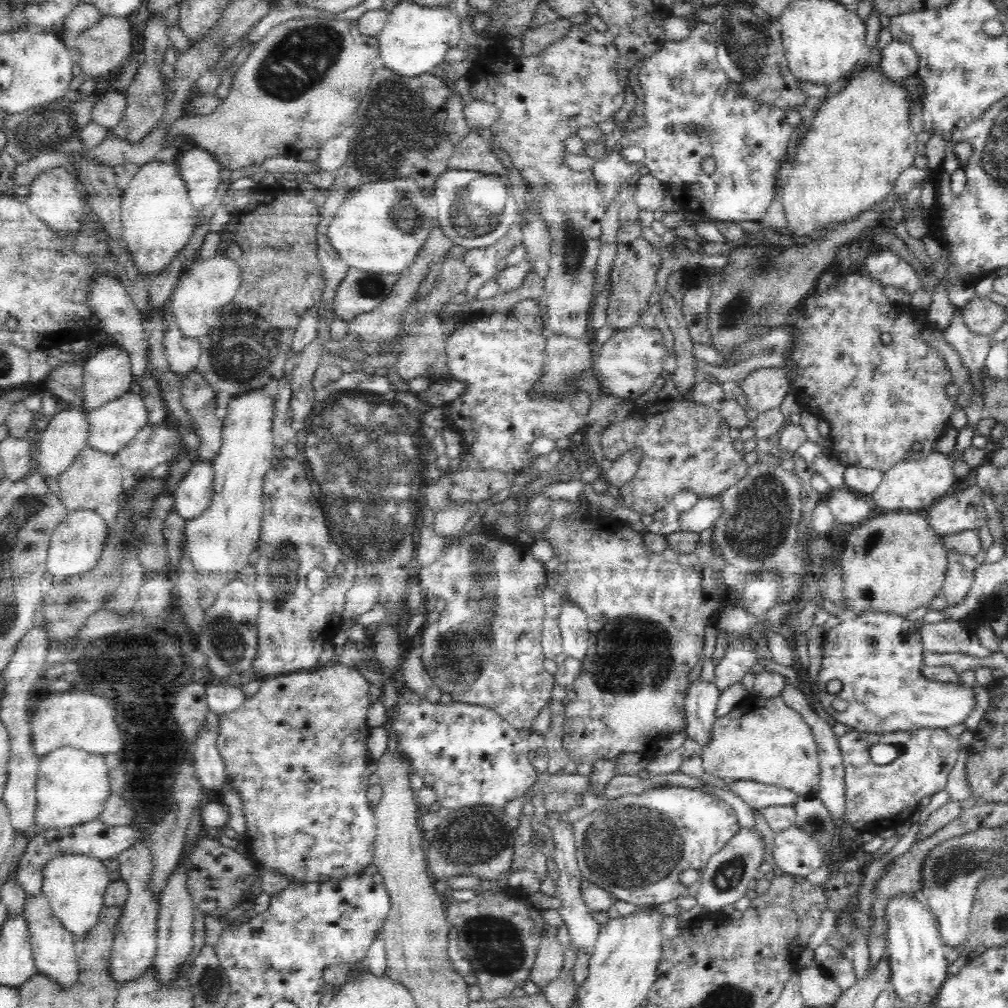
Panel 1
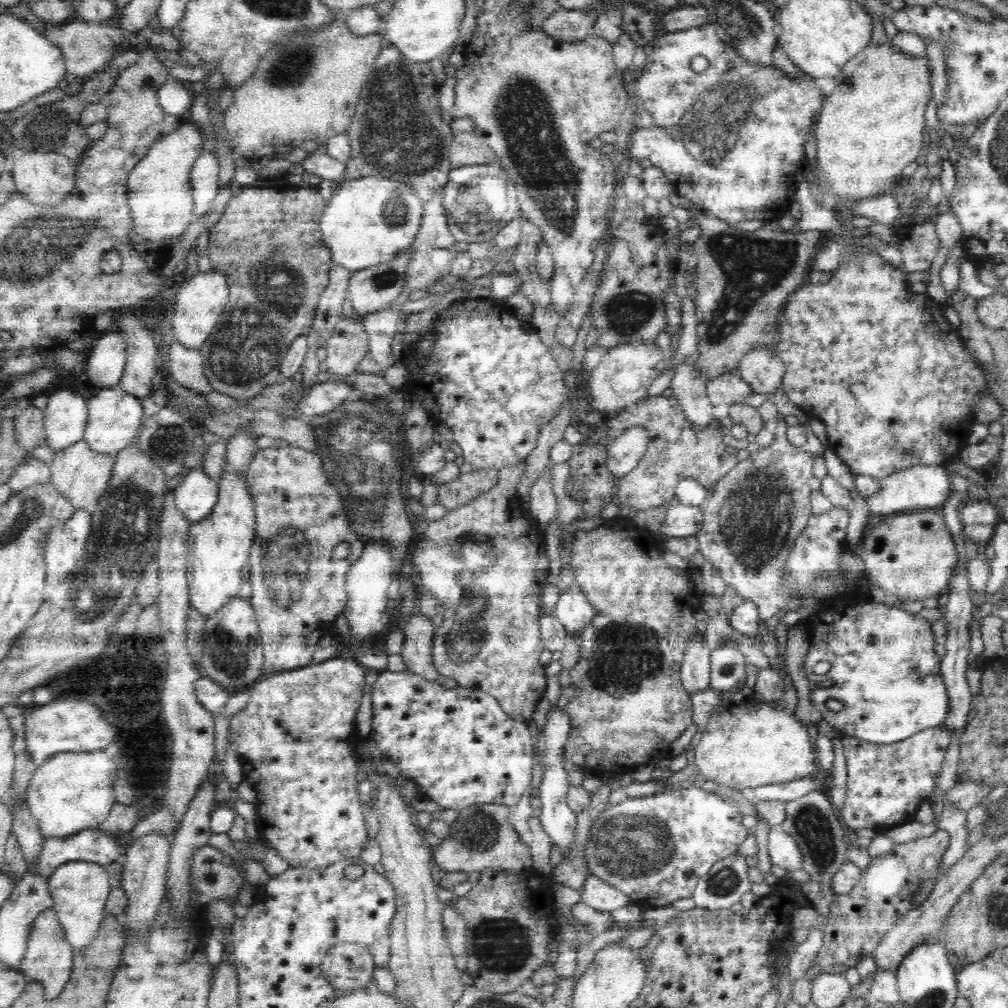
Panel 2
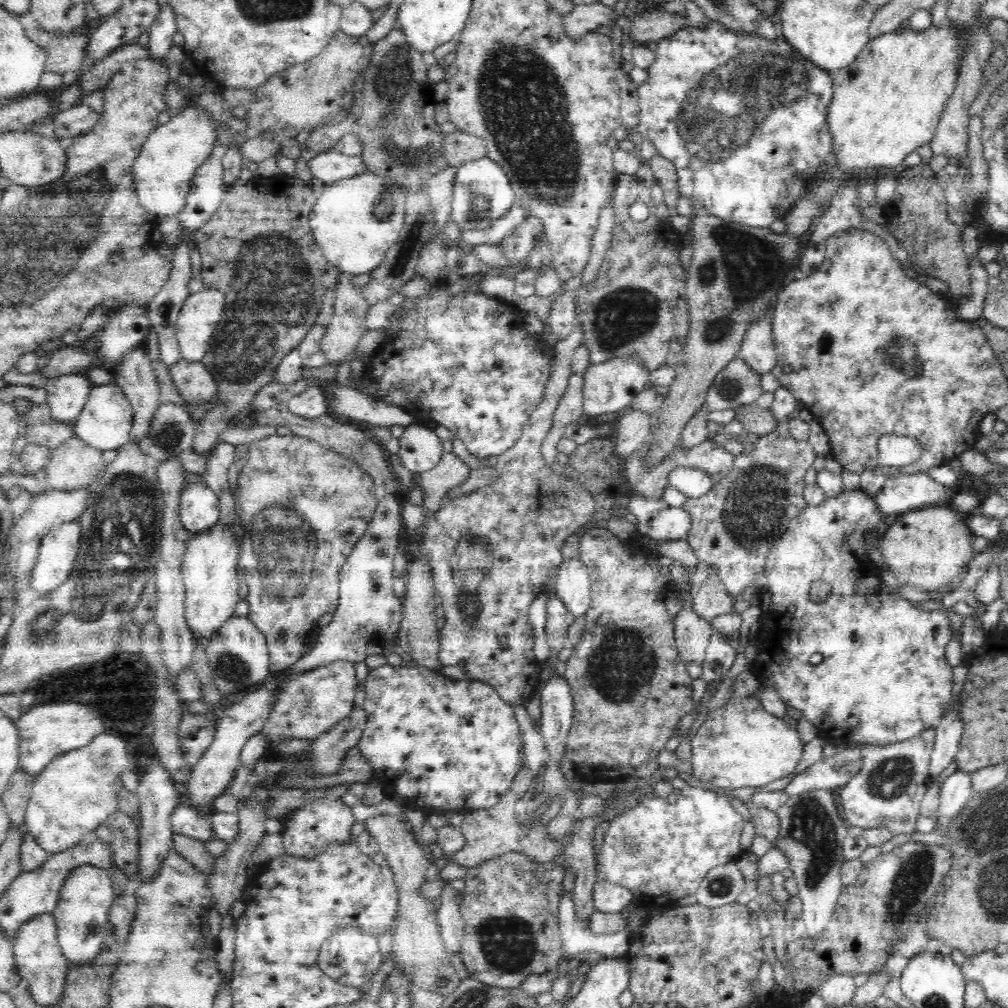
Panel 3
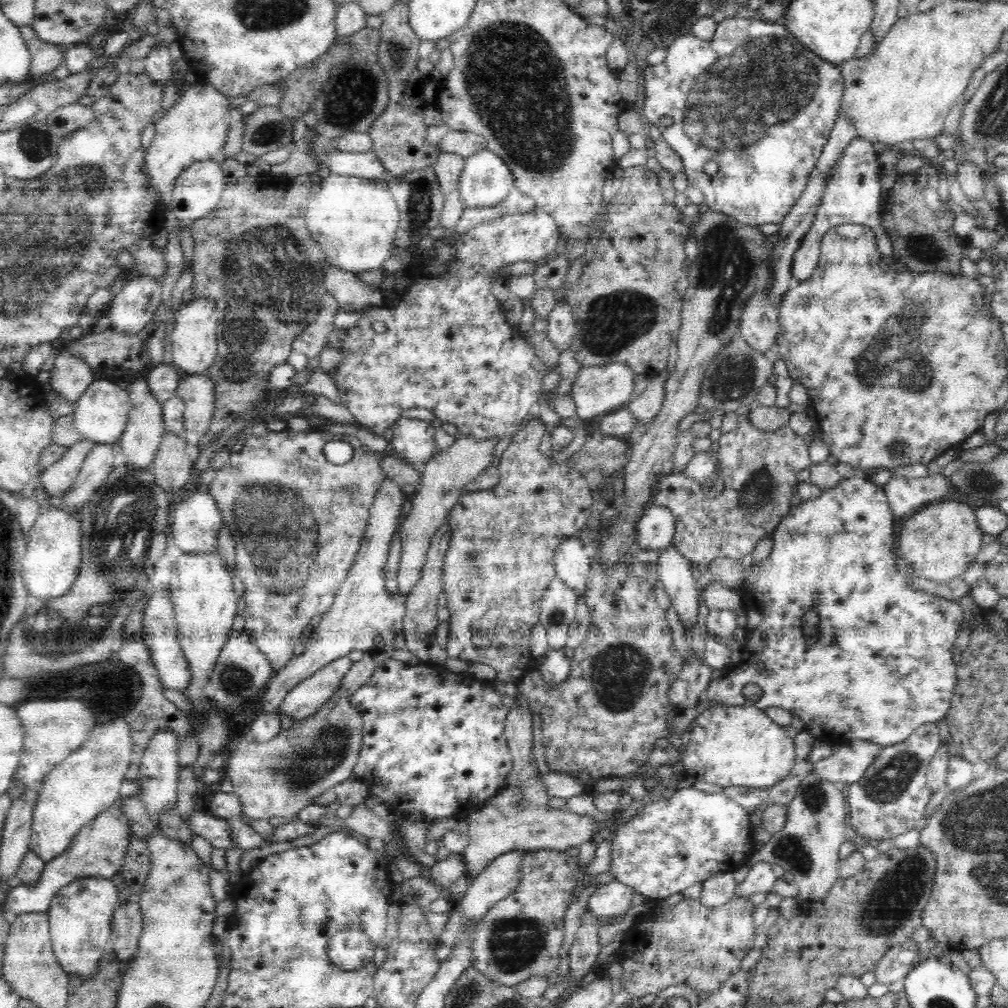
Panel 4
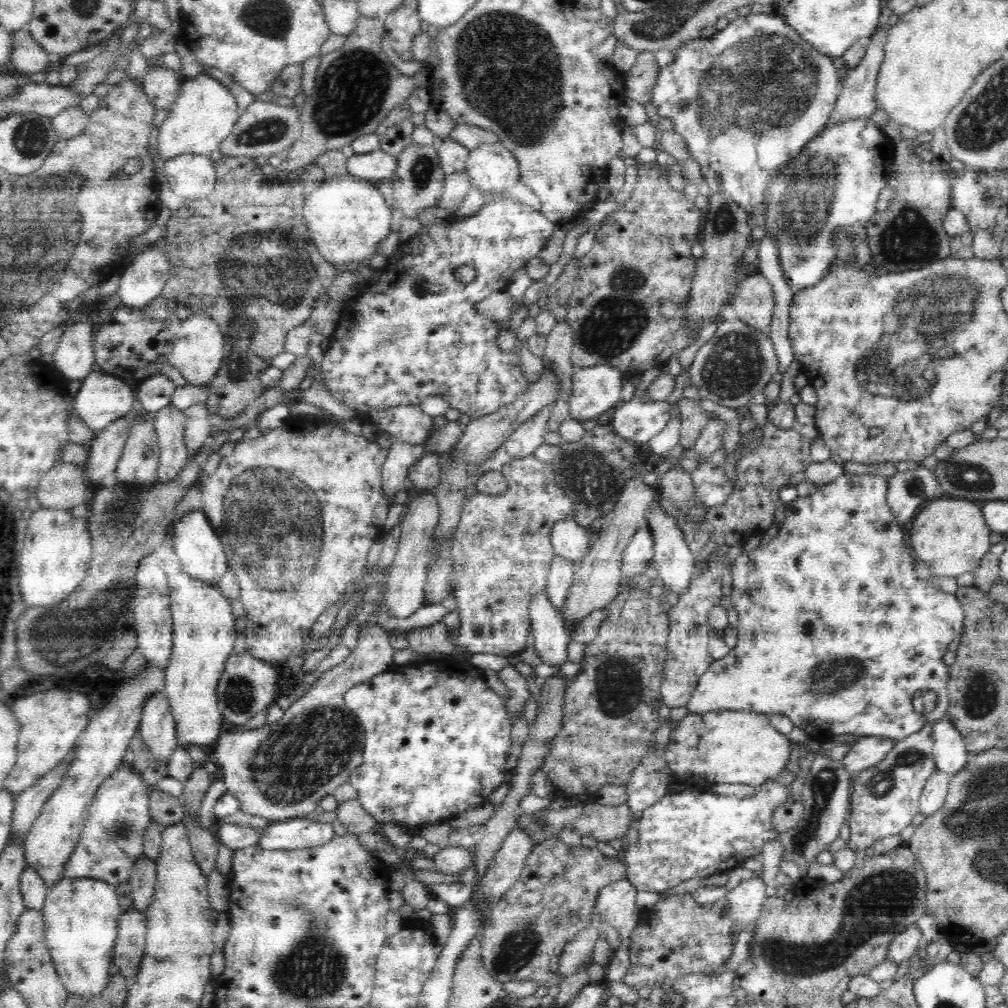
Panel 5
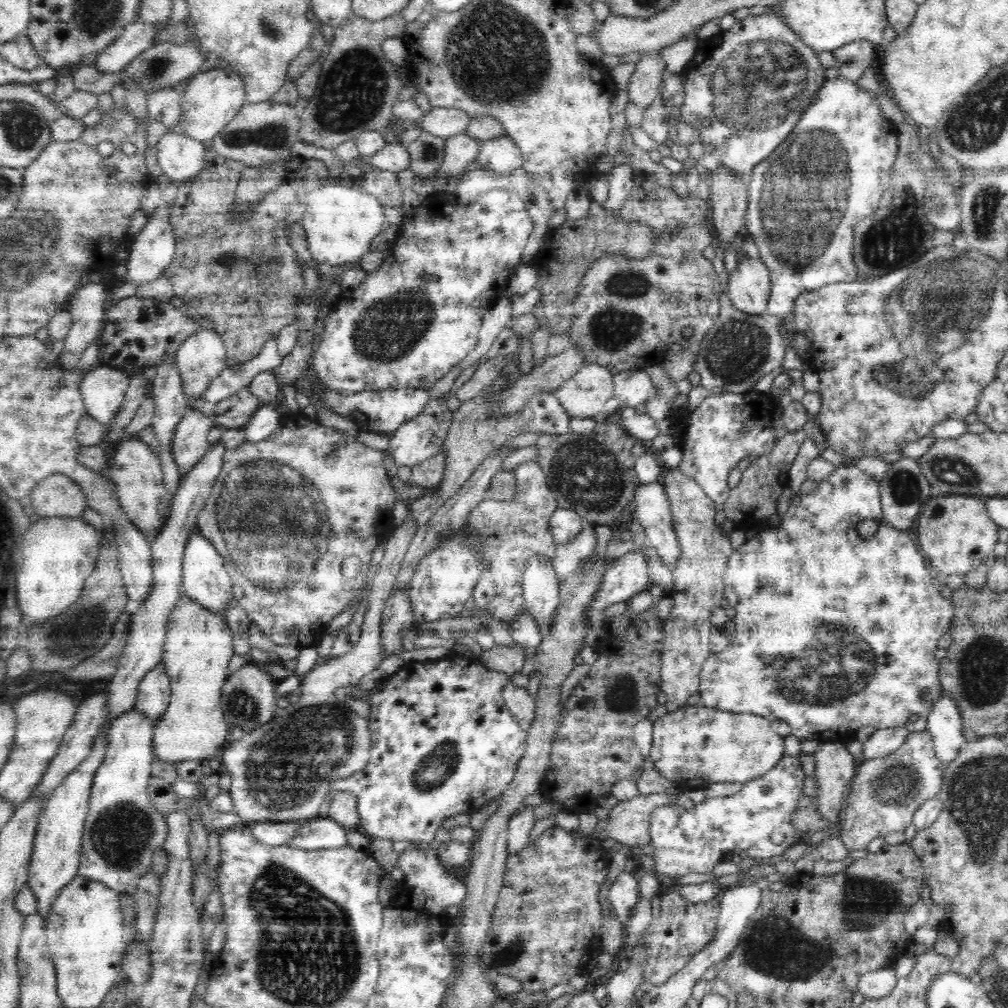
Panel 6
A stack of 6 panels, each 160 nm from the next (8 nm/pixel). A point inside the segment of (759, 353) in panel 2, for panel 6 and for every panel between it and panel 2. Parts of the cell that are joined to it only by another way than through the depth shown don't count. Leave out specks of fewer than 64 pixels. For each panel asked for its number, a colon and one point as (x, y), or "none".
3: (758, 351)
4: (759, 326)
5: (753, 301)
6: (749, 286)

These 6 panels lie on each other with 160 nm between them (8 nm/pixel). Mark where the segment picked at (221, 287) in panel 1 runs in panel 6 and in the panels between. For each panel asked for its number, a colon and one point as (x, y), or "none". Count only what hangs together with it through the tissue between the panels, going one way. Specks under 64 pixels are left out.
2: (198, 306)
3: (198, 318)
4: (194, 340)
5: (197, 351)
6: (201, 357)

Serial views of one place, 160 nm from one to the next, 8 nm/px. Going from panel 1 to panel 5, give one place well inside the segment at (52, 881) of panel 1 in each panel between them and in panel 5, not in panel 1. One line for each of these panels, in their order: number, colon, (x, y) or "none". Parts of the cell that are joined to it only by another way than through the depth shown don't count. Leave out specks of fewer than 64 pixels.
2: (80, 889)
3: (81, 916)
4: (80, 914)
5: (81, 915)

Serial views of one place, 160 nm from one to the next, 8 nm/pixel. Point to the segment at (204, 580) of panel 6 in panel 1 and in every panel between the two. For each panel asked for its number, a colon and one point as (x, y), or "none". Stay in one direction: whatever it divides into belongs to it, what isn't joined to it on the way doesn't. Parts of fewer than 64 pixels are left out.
1: (194, 493)
2: (195, 497)
3: (199, 510)
4: (197, 521)
5: (201, 552)

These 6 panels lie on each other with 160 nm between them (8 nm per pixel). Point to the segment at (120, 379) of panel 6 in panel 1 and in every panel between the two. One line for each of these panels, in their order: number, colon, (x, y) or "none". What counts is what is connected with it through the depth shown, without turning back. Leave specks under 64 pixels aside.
1: (112, 426)
2: (114, 417)
3: (105, 422)
4: (101, 415)
5: (102, 398)

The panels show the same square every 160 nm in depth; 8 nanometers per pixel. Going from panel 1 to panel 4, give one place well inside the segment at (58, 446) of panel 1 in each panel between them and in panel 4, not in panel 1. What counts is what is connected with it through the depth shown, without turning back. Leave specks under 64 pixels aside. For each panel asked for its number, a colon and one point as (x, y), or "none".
2: (66, 413)
3: (67, 394)
4: (70, 377)

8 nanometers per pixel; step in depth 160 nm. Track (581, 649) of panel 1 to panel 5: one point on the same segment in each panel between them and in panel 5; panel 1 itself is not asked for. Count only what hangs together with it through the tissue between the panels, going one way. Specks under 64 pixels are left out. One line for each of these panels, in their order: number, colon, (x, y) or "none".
2: (573, 610)
3: (573, 587)
4: (571, 562)
5: (569, 540)

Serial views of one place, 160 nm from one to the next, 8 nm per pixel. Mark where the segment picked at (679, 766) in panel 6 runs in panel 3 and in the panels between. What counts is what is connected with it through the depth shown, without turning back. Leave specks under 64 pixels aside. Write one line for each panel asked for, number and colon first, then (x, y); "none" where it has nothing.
3: (740, 744)
4: (756, 752)
5: (741, 747)

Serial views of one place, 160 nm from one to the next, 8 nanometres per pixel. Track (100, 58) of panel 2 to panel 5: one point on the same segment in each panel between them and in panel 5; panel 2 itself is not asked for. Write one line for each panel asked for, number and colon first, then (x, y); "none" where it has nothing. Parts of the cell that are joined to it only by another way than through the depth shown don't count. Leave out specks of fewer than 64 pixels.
3: (66, 53)
4: (46, 57)
5: (28, 57)

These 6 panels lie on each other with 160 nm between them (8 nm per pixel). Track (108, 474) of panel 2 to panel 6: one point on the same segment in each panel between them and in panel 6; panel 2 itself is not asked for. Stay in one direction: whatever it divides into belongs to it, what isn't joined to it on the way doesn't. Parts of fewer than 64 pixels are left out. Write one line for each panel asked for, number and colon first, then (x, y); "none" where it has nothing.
3: (74, 464)
4: (59, 477)
5: (65, 485)
6: (58, 495)

